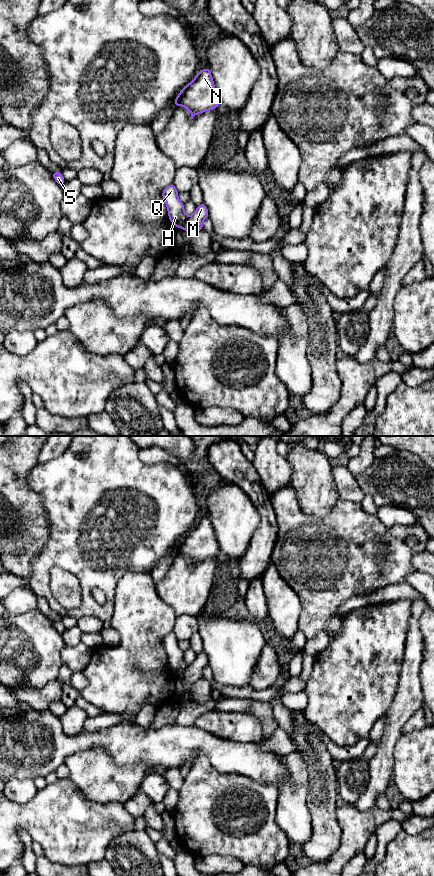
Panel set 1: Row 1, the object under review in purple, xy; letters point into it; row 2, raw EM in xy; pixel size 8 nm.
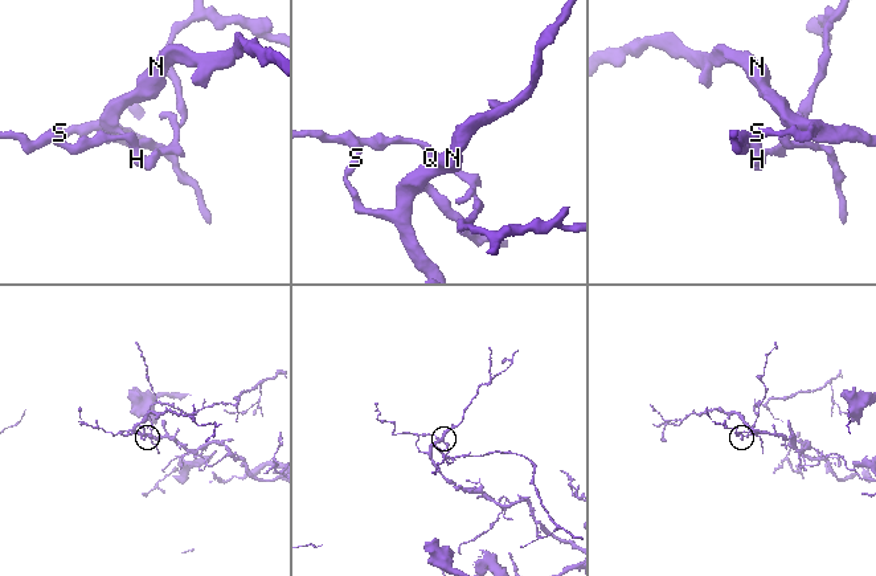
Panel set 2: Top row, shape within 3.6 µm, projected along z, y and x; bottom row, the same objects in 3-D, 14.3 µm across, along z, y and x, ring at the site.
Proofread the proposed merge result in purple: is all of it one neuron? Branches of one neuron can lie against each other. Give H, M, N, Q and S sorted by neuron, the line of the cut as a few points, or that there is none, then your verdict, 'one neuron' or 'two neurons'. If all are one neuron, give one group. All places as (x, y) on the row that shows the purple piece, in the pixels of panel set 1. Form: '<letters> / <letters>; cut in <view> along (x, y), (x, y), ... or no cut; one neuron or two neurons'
H N Q S / M; cut in xy along (188, 217), (182, 227); two neurons

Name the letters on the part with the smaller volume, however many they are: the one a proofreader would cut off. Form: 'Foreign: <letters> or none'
Foreign: M

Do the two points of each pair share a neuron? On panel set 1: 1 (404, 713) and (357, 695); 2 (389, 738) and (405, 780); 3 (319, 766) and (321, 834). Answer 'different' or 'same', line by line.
1: different
2: different
3: same

